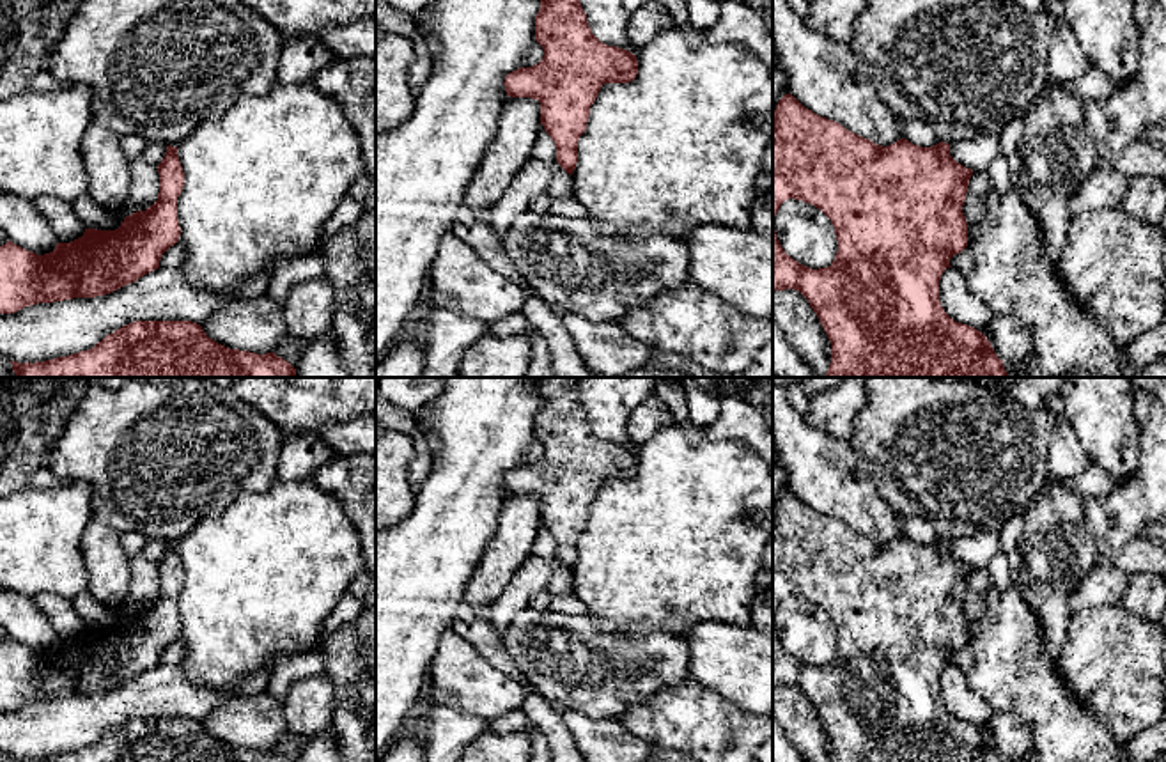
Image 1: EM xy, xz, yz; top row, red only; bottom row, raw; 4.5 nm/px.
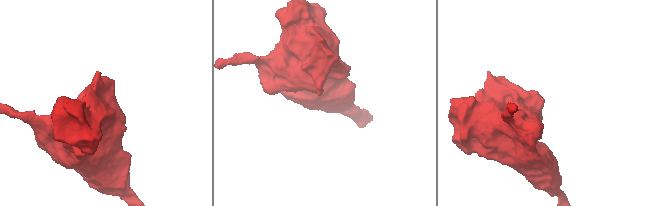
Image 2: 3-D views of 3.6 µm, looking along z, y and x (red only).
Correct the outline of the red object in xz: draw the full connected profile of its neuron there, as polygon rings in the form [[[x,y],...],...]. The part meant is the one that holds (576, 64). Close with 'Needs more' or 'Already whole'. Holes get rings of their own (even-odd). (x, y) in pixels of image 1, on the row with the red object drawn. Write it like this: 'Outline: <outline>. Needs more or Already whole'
Outline: [[[540,0],[535,41],[544,50],[542,60],[509,73],[505,92],[540,103],[540,124],[555,142],[556,161],[572,175],[578,140],[601,87],[633,82],[638,60],[592,34],[579,0]]]. Already whole

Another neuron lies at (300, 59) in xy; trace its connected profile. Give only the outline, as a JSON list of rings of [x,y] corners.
[[[285,39],[276,67],[278,83],[298,83],[310,80],[317,71],[328,67],[338,55],[319,41]]]

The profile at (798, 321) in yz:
[[[794,289],[774,291],[773,319],[801,354],[813,377],[826,377],[831,363],[831,342],[808,299]]]

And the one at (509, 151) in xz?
[[[510,97],[501,110],[494,138],[466,188],[452,234],[461,237],[496,273],[530,289],[491,225],[491,209],[528,163],[540,128],[540,103]]]

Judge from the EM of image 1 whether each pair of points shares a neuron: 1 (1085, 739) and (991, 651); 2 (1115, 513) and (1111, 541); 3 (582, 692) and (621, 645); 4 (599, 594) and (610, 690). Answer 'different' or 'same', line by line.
1: same
2: same
3: same
4: different

